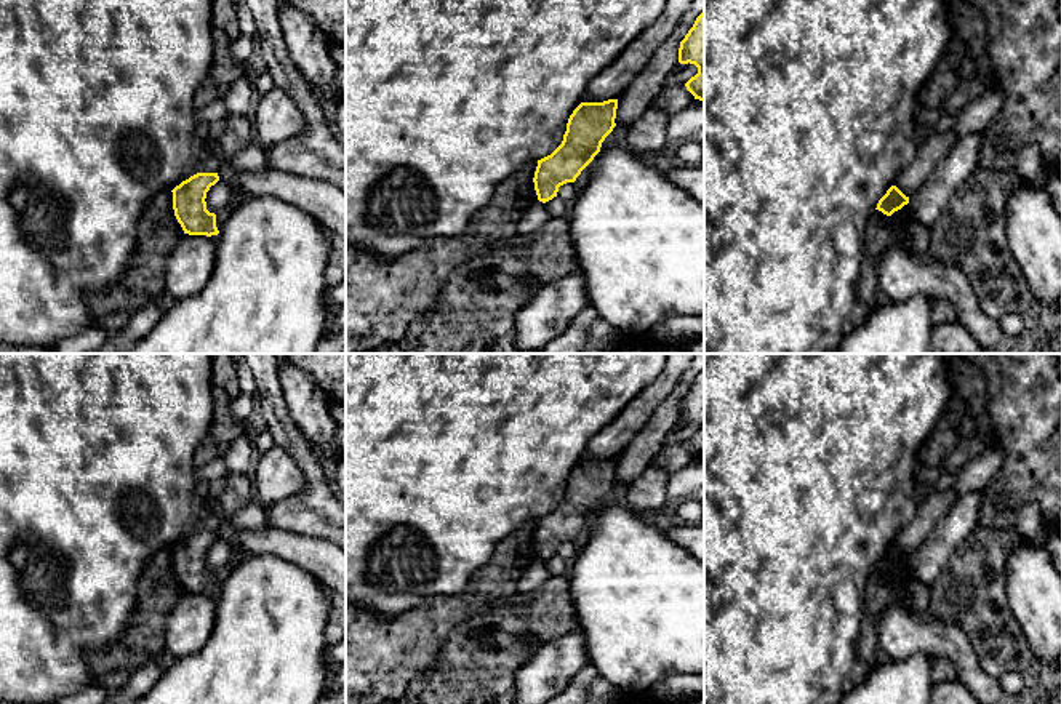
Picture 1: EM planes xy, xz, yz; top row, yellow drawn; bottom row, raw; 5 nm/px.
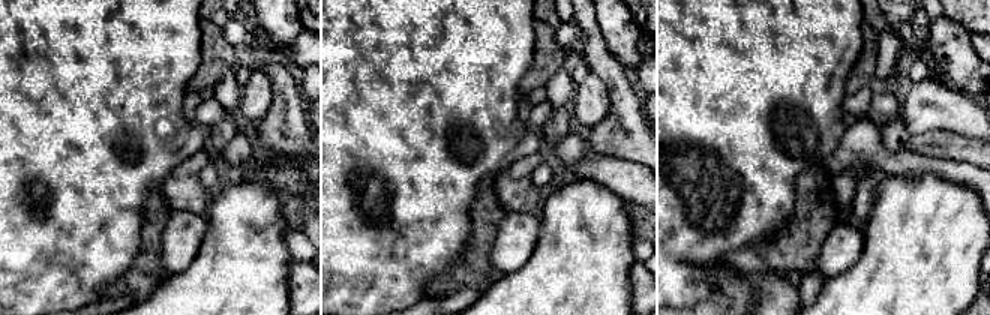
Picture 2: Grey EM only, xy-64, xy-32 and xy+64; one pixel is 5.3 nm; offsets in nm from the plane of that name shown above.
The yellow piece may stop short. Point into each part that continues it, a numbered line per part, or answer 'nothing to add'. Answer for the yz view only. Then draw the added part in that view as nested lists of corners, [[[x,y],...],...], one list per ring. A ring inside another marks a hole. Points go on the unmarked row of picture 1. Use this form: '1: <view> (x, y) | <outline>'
nothing to add

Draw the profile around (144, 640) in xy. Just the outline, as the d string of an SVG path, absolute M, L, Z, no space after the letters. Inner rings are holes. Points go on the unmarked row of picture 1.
M162 549L149 558L141 578L136 616L123 638L106 651L94 651L90 662L101 675L125 672L146 662L166 664L165 629L171 610L184 595L173 568L173 550Z

